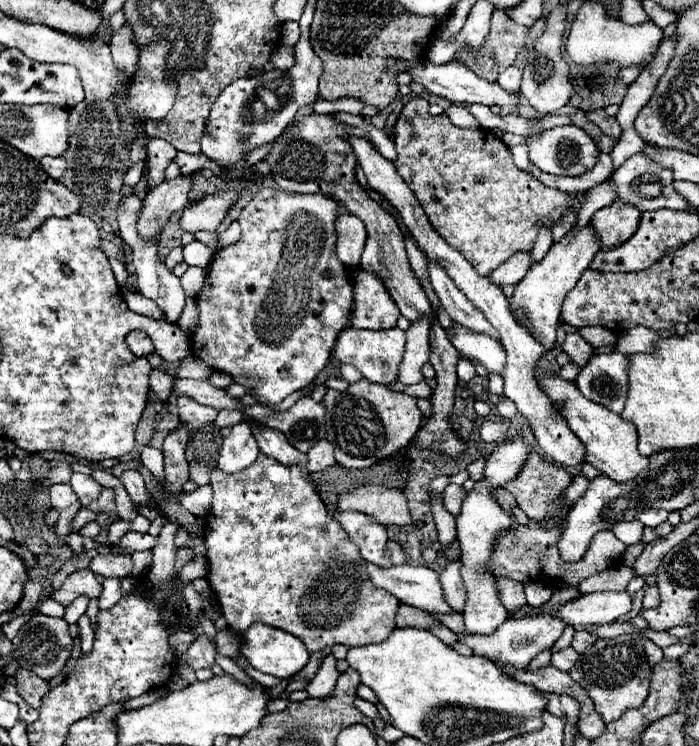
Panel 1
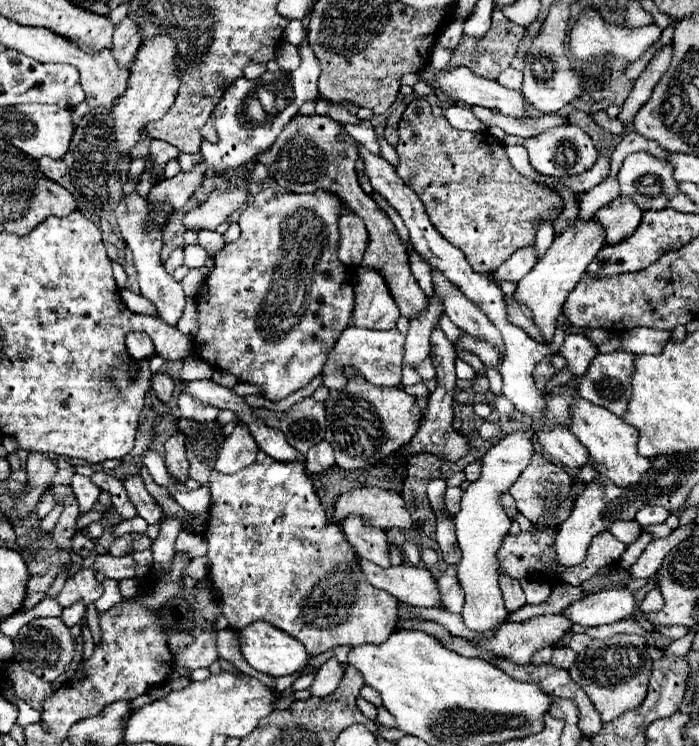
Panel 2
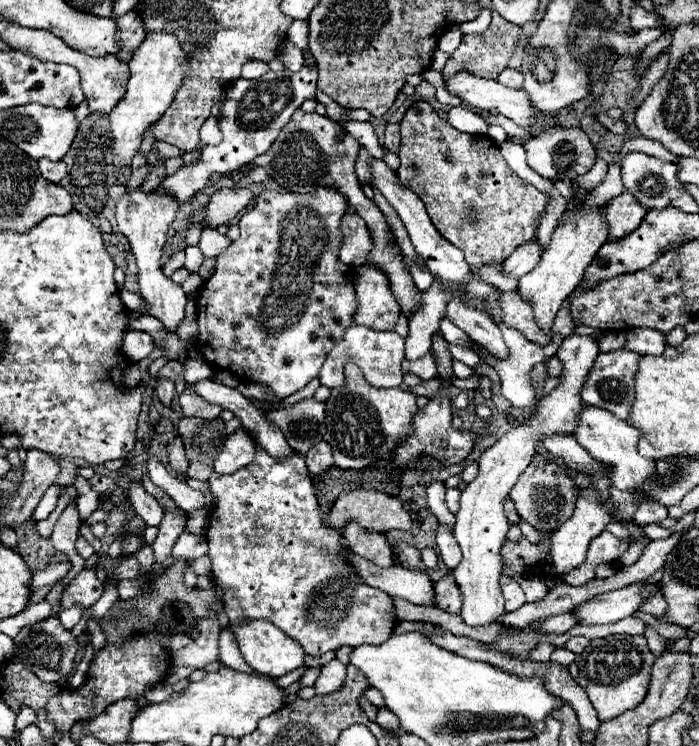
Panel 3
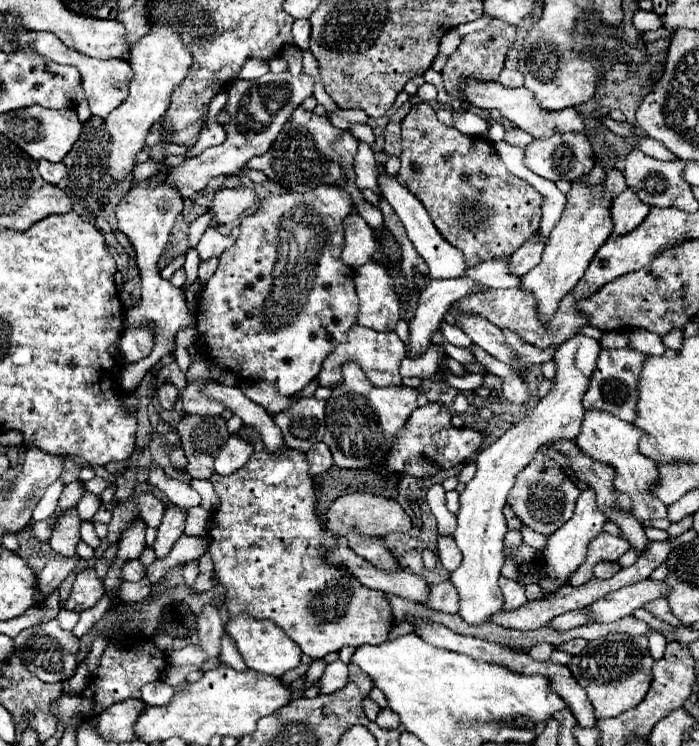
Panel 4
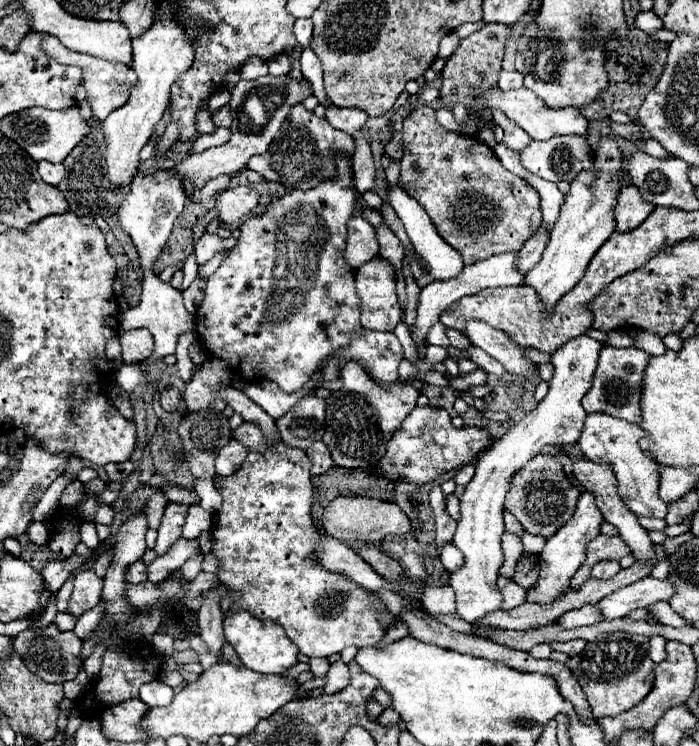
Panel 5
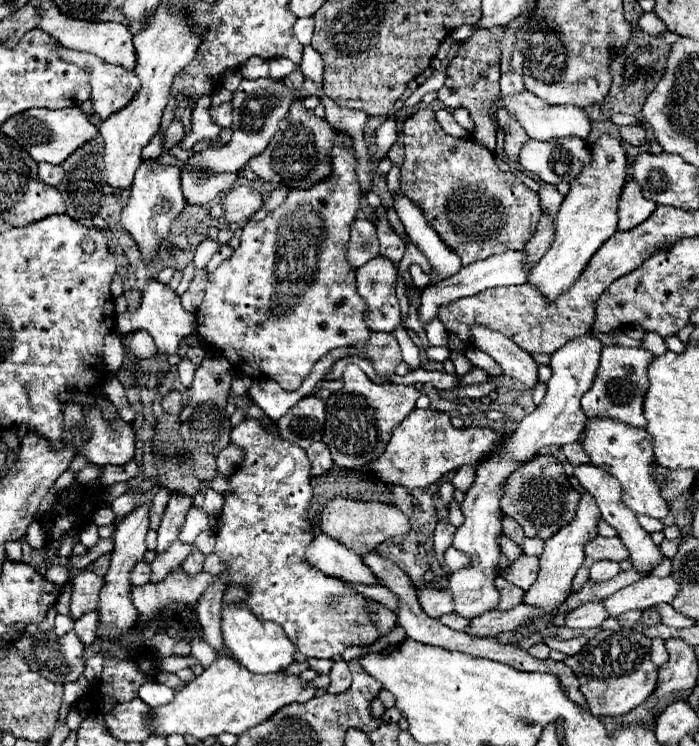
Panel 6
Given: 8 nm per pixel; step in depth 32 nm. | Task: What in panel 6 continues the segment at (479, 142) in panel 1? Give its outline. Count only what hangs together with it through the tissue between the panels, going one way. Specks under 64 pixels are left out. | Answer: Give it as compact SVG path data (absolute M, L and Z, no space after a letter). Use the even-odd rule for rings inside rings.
M420 106L410 118L404 120L402 134L406 156L402 162L400 188L410 200L414 200L424 210L430 226L462 258L464 266L490 258L492 254L502 254L506 250L522 250L526 246L532 232L536 230L538 220L542 218L540 198L516 174L500 170L496 164L496 156L488 152L488 148L476 144L476 140L472 138L454 138L446 134L434 118L434 110L428 106ZM486 220L500 220L496 228L490 228L488 236Z

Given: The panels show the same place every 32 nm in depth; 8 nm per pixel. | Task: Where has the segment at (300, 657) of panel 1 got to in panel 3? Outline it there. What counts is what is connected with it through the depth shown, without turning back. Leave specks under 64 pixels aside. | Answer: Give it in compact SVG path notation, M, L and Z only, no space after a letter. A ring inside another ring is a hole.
M252 620L252 622L244 624L244 626L230 624L228 630L234 632L244 660L258 674L280 678L280 676L284 676L284 674L288 674L288 672L304 666L304 656L306 656L304 648L296 640L292 640L288 634L284 634L280 628L276 628L272 622L268 622L268 620Z

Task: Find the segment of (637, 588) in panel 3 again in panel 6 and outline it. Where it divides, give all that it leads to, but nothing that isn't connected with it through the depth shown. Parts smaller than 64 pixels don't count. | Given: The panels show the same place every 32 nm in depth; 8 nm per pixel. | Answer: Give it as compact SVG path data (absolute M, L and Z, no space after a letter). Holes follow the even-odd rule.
M648 574L648 576L640 578L636 584L608 596L606 600L602 600L602 604L604 604L604 610L608 612L610 618L618 618L634 608L646 610L658 602L670 604L676 594L678 594L676 580L672 580L670 576L656 578L656 576Z

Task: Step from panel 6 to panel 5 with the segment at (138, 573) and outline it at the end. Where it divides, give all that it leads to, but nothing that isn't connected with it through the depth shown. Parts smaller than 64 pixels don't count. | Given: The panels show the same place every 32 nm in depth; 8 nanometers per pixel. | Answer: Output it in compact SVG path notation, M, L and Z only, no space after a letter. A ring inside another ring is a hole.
M142 560L130 564L130 566L126 568L126 580L132 582L132 584L138 584L138 582L146 580L146 564L144 564Z

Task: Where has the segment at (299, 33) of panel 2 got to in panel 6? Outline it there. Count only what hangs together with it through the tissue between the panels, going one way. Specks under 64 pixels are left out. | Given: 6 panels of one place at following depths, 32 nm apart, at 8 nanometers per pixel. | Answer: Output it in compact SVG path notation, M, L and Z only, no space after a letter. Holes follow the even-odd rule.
M298 18L296 20L294 34L296 34L296 38L298 38L300 44L308 46L310 38L312 38L312 32L314 32L314 20L312 18Z

